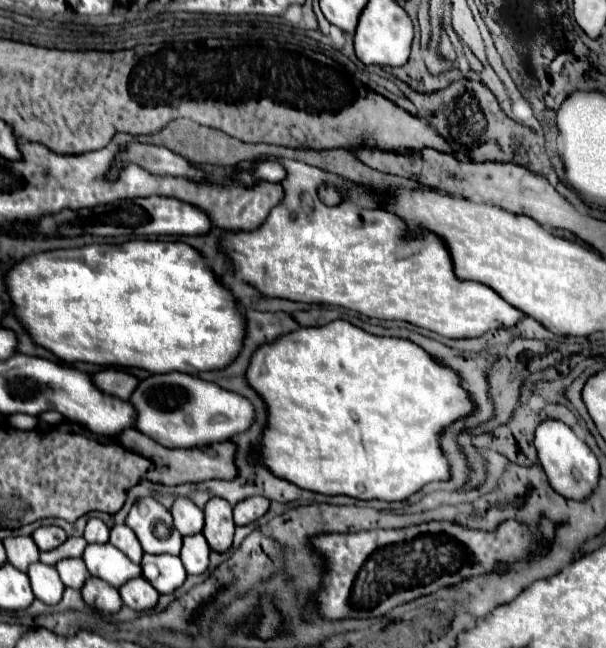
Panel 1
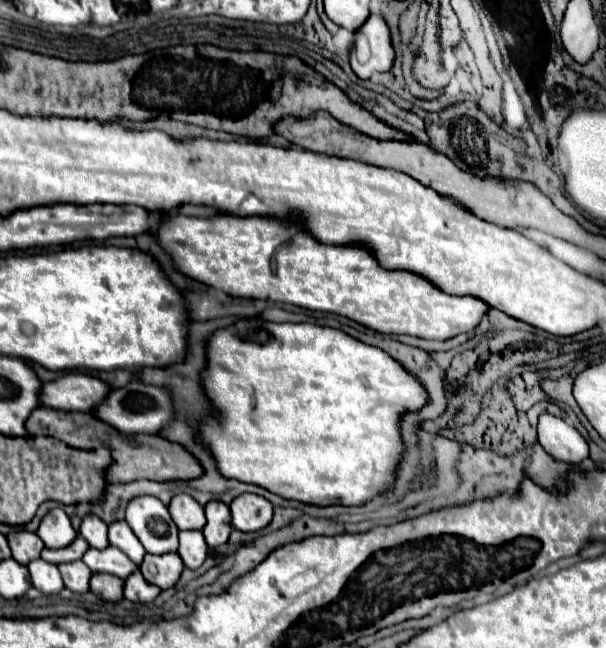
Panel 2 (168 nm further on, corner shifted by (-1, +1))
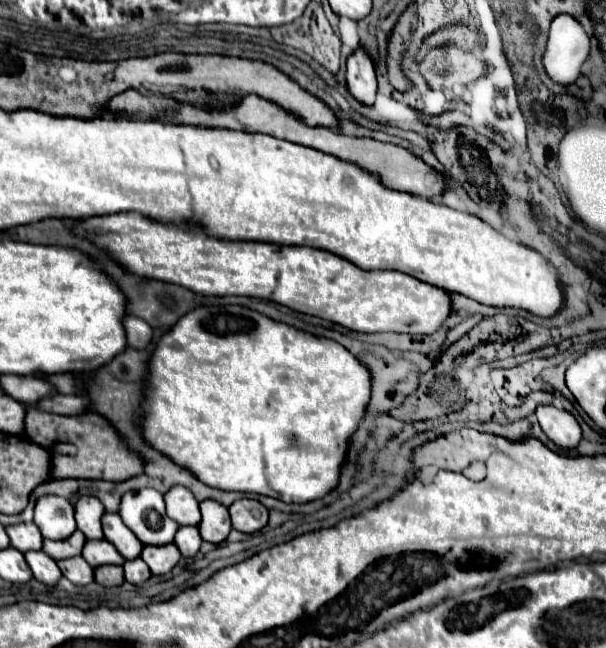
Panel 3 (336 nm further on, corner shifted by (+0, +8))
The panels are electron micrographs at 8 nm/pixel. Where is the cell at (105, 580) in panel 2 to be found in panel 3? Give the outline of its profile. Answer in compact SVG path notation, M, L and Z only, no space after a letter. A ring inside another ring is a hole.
M102 565L94 569L94 579L102 587L118 587L124 583L124 571L120 565Z

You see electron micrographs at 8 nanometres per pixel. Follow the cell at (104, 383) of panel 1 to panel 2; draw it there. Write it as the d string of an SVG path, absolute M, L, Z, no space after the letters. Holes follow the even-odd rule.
M63 374L53 382L43 382L39 404L63 412L89 412L109 392L109 386L89 374Z

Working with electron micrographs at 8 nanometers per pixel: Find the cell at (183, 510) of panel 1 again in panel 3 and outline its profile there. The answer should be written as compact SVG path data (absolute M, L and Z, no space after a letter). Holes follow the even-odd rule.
M172 487L166 495L166 511L168 517L174 519L178 525L198 525L200 523L200 509L198 501L186 487Z

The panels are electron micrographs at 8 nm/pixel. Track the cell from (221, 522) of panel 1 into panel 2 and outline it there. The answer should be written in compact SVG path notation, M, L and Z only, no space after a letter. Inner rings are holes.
M209 502L205 506L207 524L203 528L205 542L209 548L223 546L231 534L231 512L229 506L223 502Z

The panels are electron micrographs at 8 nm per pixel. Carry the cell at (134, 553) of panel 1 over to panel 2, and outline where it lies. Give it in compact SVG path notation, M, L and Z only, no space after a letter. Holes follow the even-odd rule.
M123 520L109 524L109 544L117 546L121 552L125 552L137 566L141 564L141 560L145 556L145 548L137 540L137 536L129 528L129 524Z

